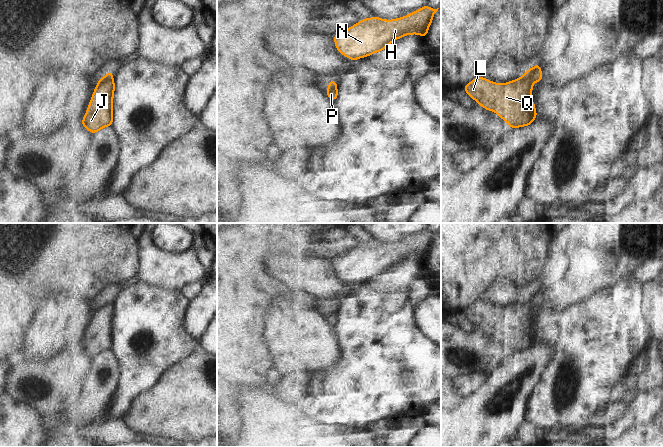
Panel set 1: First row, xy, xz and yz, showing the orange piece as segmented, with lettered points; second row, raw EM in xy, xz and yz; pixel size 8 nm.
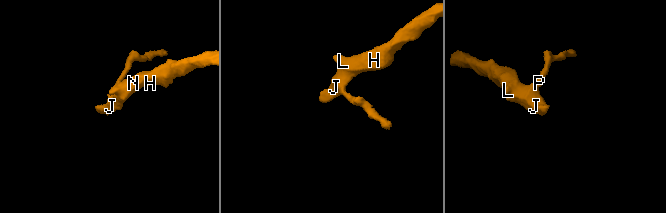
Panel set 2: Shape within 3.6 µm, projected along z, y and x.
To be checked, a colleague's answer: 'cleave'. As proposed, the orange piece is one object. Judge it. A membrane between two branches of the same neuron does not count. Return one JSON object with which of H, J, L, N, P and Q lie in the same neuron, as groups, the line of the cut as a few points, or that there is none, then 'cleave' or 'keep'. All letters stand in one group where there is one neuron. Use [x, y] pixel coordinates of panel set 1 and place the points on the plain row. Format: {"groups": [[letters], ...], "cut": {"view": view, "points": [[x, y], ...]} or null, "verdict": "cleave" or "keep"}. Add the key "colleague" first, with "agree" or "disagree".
{"colleague": "agree", "groups": [["H", "J", "L", "N", "Q"], ["P"]], "cut": {"view": "yz", "points": [[524, 298], [533, 307]]}, "verdict": "cleave"}

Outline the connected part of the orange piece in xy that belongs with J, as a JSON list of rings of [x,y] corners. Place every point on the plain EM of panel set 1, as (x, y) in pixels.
[[[113,299],[99,303],[87,330],[82,350],[93,359],[105,351],[113,350],[113,324],[115,304]]]

